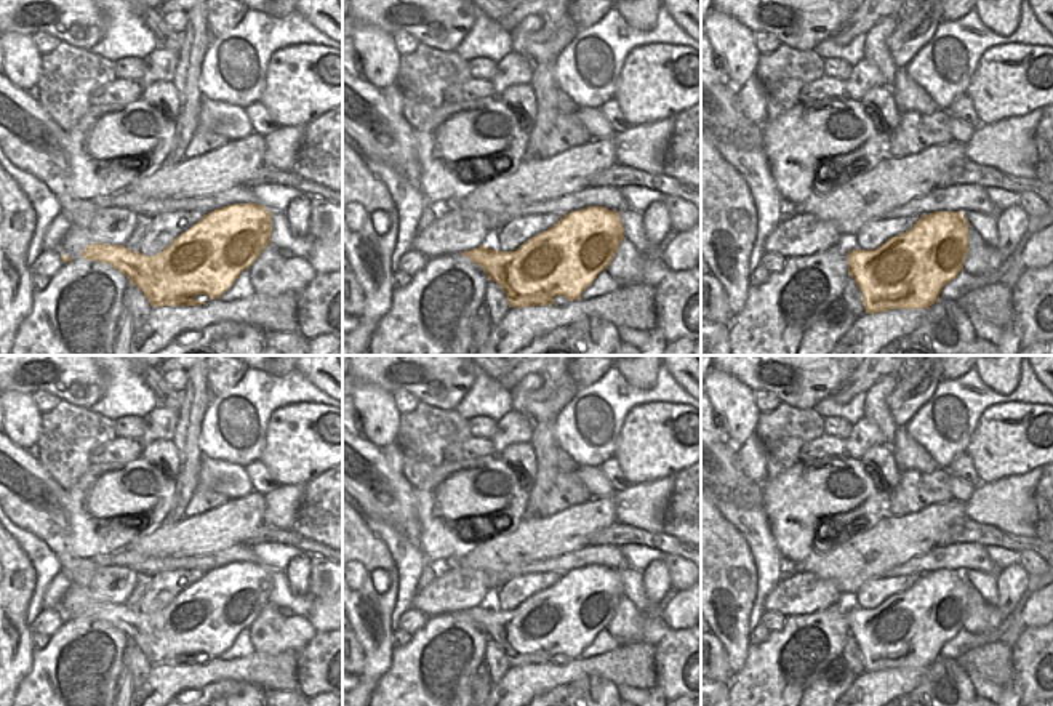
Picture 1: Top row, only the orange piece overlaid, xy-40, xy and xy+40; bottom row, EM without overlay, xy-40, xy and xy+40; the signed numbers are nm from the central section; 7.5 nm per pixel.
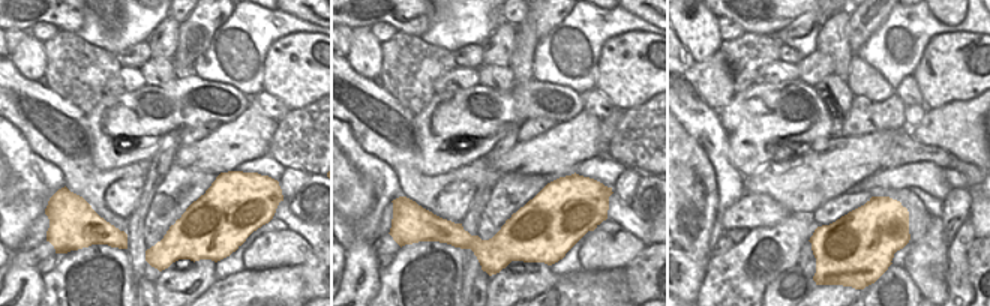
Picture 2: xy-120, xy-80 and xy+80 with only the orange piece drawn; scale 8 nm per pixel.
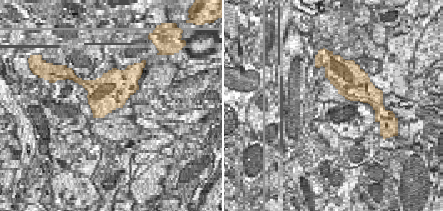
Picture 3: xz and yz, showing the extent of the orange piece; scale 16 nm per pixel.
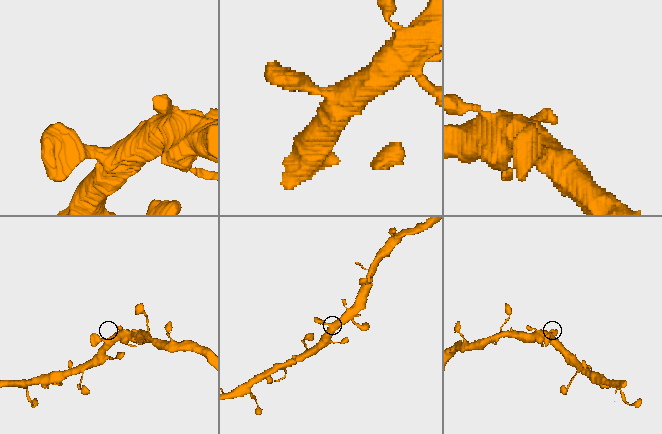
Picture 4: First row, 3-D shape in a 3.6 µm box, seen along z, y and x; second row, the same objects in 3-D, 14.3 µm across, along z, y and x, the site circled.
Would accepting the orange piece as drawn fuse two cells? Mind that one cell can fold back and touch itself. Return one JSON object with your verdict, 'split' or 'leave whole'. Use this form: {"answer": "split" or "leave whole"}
{"answer": "leave whole"}

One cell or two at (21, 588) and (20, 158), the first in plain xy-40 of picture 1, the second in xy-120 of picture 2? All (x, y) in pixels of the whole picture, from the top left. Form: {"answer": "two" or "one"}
{"answer": "two"}

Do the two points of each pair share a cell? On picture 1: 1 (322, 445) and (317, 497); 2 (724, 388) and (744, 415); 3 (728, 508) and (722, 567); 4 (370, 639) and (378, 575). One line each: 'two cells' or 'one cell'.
1: two cells
2: one cell
3: two cells
4: one cell

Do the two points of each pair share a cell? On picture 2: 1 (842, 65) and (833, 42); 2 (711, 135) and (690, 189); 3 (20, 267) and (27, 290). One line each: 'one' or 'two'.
1: one
2: two
3: one

